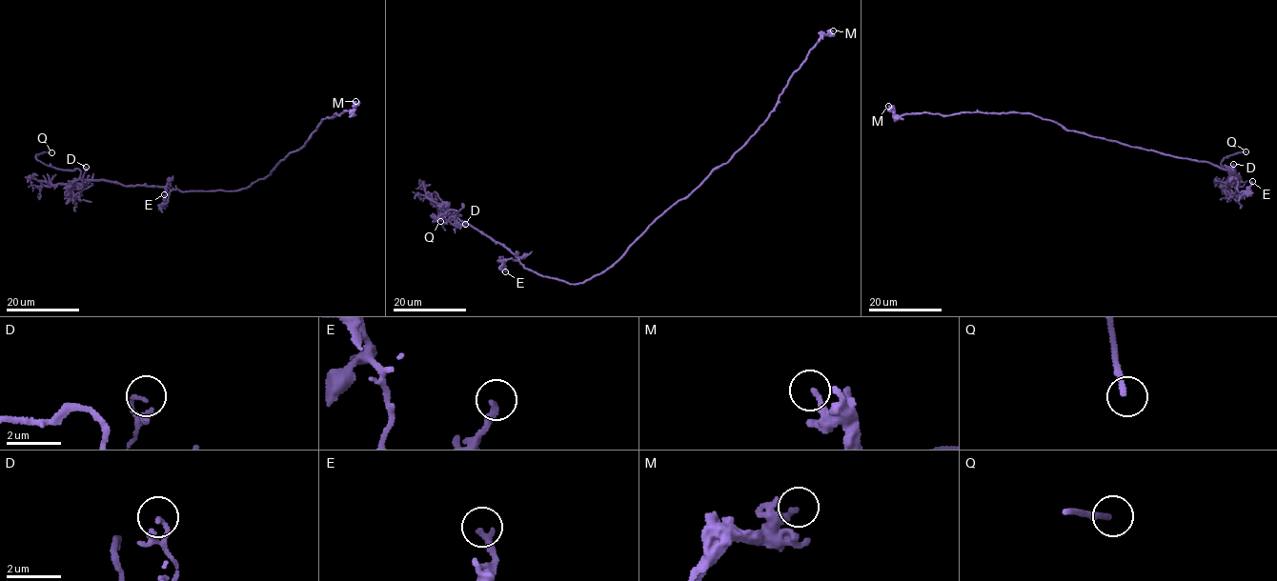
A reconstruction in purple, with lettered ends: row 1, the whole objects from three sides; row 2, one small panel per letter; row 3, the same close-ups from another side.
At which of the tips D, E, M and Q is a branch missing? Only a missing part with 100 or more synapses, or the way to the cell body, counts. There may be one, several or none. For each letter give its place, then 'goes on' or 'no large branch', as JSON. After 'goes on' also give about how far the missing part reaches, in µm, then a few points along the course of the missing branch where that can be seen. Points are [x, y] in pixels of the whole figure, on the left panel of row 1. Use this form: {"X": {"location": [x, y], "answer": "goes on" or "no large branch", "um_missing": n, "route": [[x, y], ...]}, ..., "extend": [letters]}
{"D": {"location": [86, 167], "answer": "no large branch"}, "E": {"location": [164, 194], "answer": "no large branch"}, "M": {"location": [355, 101], "answer": "no large branch"}, "Q": {"location": [51, 152], "answer": "goes on", "um_missing": 15, "route": [[51, 152], [56, 154], [62, 166], [71, 170]]}, "extend": ["Q"]}

